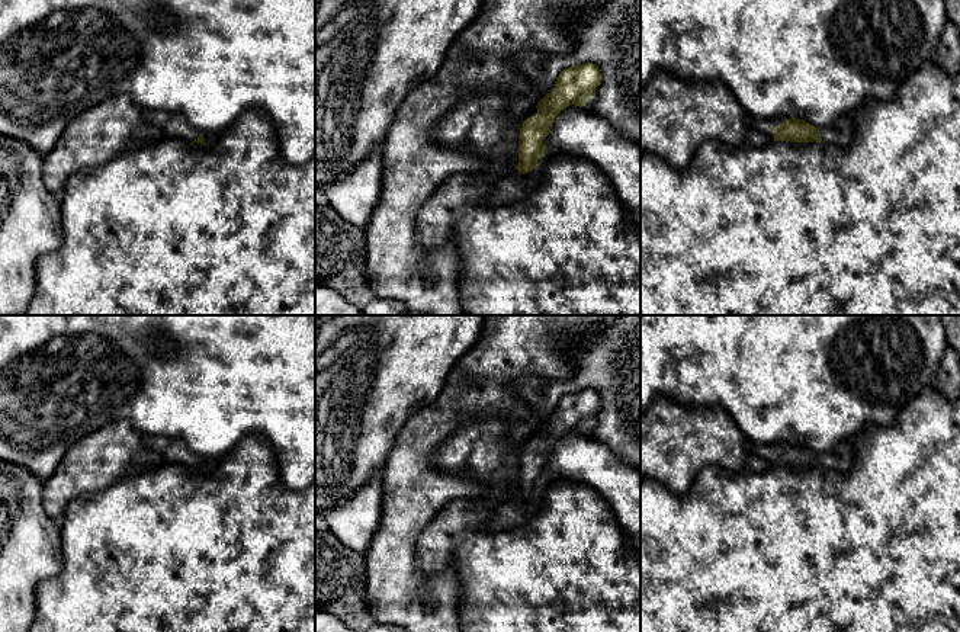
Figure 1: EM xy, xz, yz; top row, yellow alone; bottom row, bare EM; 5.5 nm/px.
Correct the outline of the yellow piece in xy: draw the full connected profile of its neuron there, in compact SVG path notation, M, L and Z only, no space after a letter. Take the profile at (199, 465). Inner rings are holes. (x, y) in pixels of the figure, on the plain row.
M144 436L144 443L151 452L160 453L163 461L203 469L203 459L171 437L158 439L154 436Z

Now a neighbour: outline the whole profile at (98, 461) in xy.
M118 420L73 445L54 474L44 481L42 506L60 522L67 506L77 497L102 491L128 472L163 462L151 452L131 421Z

